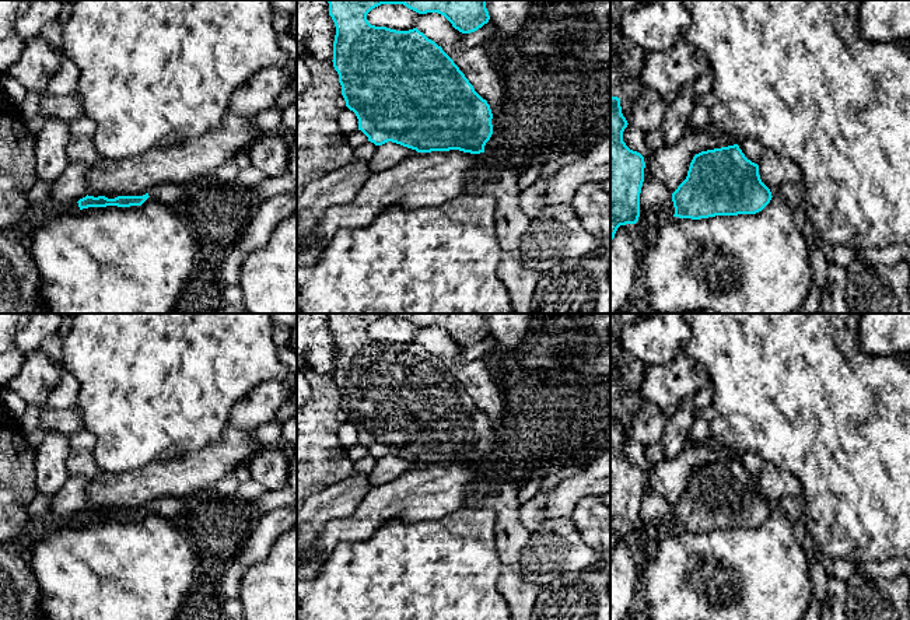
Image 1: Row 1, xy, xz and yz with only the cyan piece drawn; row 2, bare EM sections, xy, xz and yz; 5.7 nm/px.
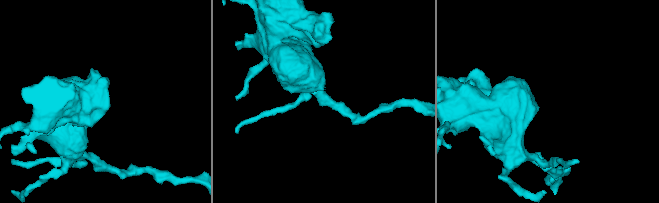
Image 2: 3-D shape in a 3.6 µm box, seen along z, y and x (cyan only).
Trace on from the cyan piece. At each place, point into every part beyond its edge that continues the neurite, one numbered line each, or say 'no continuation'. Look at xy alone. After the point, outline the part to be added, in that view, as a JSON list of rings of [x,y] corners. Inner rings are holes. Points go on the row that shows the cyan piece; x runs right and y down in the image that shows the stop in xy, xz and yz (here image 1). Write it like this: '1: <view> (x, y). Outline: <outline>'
1: xy (168, 193). Outline: [[[158,183],[153,186],[147,193],[150,197],[161,202],[165,206],[174,206],[179,202],[186,192],[186,188],[181,183]]]

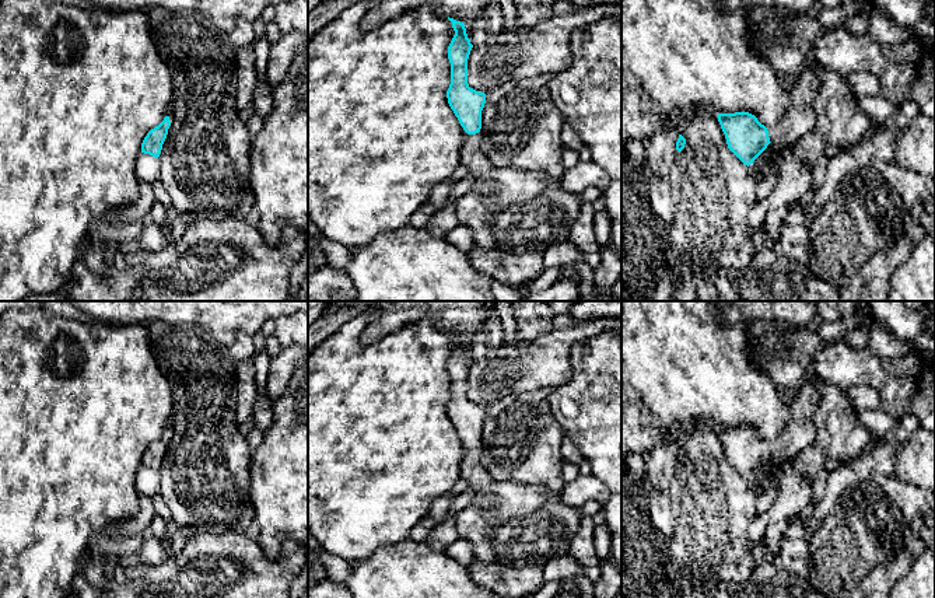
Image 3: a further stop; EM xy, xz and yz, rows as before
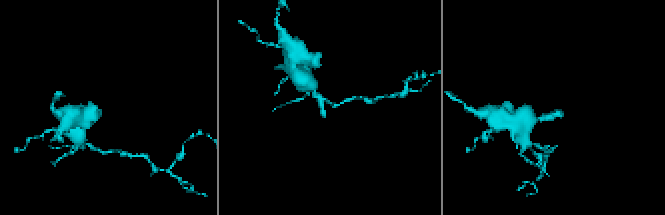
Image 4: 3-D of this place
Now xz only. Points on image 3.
1: xz (473, 161). Outline: [[[480,133],[468,134],[468,139],[462,147],[462,157],[459,165],[466,175],[473,175],[476,178],[494,168],[488,157],[481,151]]]

